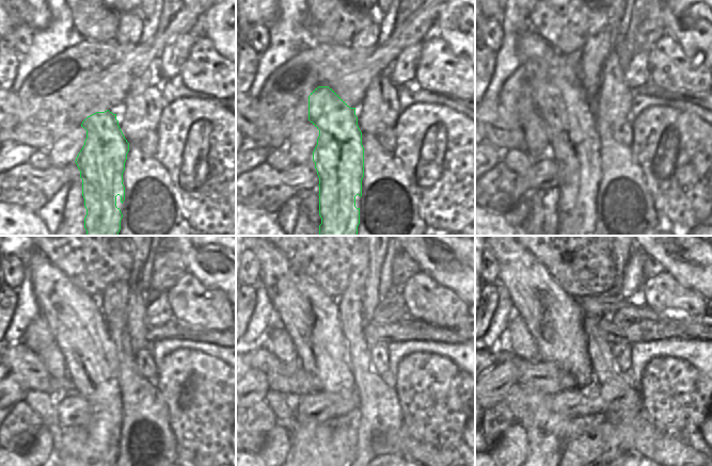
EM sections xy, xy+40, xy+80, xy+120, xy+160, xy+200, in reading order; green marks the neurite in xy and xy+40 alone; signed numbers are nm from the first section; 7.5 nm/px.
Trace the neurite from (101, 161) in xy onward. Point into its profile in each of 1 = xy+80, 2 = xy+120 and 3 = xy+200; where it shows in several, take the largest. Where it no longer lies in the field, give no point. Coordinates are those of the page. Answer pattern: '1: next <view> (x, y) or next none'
1: next xy+80 (560, 99)
2: next xy+120 (90, 355)
3: next xy+200 (564, 342)

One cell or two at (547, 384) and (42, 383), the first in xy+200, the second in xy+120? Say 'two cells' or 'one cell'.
one cell

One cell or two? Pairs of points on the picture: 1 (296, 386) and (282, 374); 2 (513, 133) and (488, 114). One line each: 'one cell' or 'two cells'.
1: one cell
2: one cell

